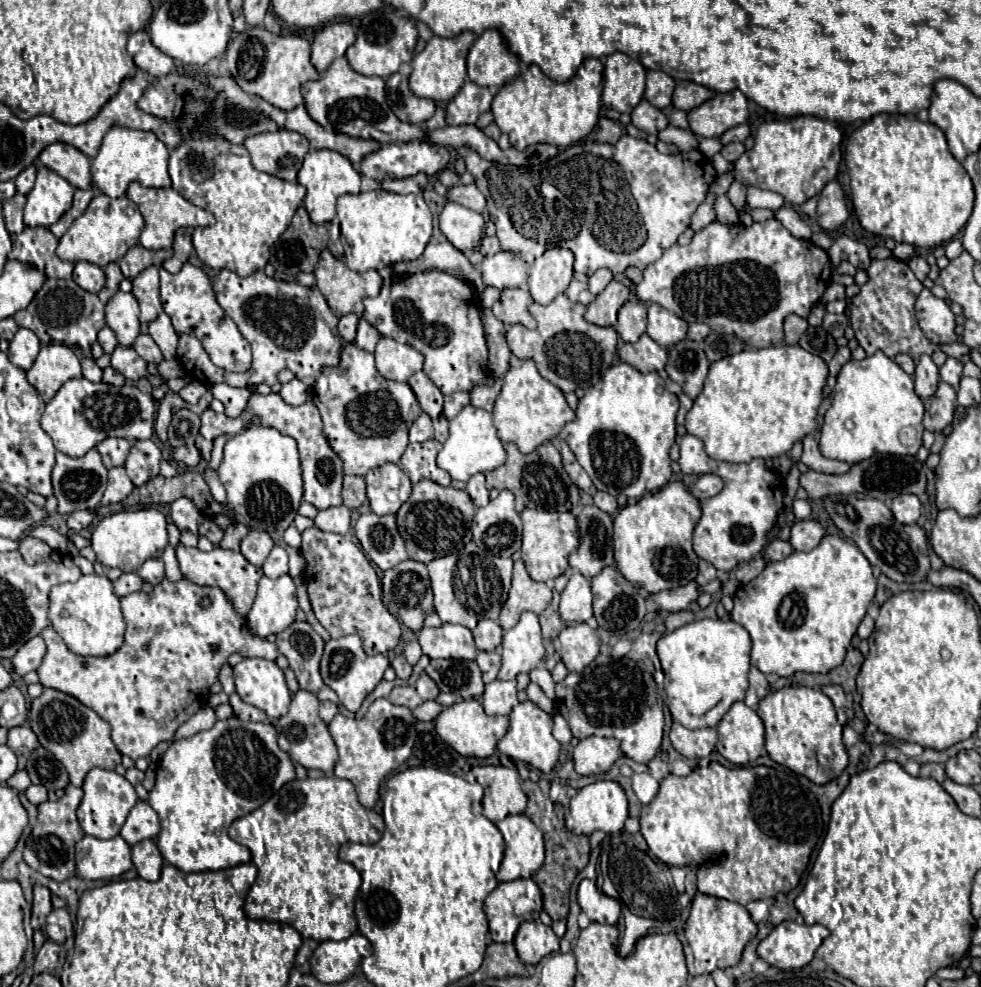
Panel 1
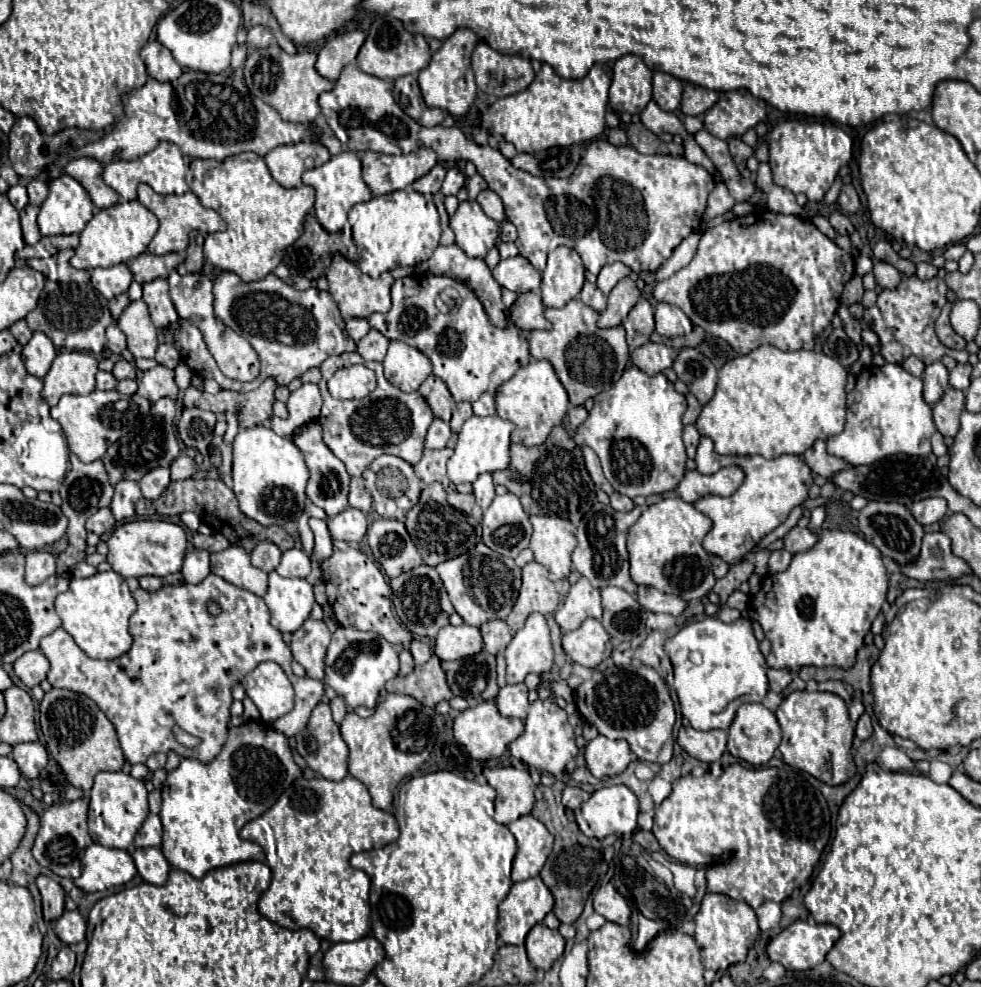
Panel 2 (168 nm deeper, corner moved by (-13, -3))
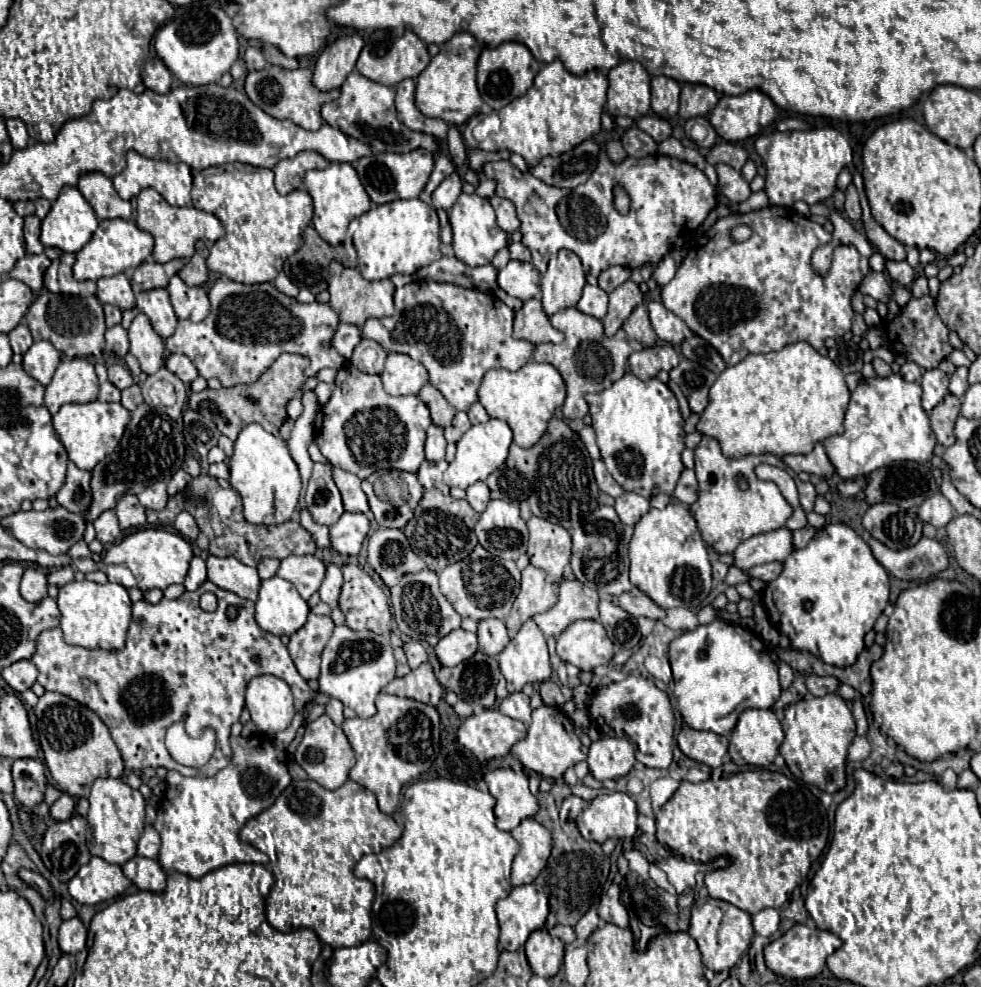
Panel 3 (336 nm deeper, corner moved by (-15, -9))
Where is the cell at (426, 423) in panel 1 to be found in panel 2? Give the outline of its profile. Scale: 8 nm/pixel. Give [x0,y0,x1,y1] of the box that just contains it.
[425,418,451,448]

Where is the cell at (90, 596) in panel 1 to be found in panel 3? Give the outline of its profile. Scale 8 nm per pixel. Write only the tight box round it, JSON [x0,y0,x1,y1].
[57,580,131,650]

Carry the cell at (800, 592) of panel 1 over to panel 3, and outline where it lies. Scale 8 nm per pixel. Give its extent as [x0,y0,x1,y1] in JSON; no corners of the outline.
[763,524,889,666]

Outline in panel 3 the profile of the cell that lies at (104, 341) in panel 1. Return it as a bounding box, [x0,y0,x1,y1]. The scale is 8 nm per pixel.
[105,326,129,358]

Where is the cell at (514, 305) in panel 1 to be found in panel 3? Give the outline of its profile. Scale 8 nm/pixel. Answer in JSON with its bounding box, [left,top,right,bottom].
[513,298,563,344]

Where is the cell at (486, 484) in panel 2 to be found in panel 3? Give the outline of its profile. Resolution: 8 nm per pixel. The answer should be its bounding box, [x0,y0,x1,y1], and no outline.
[467,482,489,512]

